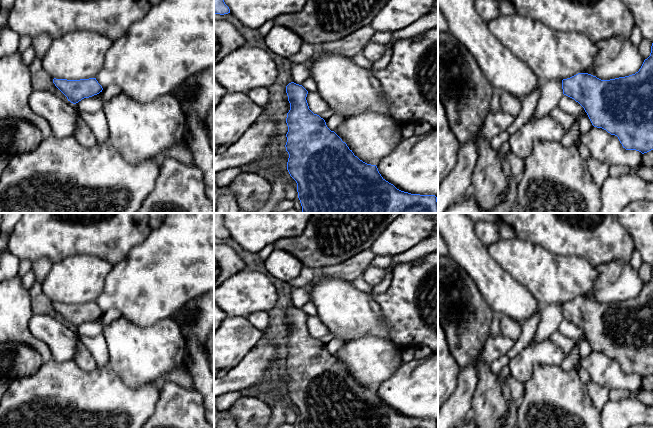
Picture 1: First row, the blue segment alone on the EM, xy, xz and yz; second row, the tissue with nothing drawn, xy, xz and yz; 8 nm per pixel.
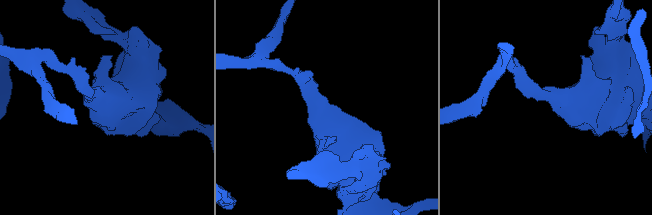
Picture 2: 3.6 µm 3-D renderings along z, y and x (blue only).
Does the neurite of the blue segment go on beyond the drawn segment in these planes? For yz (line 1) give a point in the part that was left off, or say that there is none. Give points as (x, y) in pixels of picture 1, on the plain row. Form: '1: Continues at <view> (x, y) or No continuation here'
1: Continues at yz (567, 328)

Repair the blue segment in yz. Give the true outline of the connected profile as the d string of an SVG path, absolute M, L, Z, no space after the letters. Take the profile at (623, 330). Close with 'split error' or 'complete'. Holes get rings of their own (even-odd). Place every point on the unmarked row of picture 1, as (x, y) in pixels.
M653 267L650 280L635 298L601 304L578 297L562 304L563 320L558 331L577 343L586 336L592 349L618 361L623 372L642 378L653 374Z | split error

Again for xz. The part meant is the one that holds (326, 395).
M294 306L286 310L290 327L286 347L287 394L297 407L301 428L438 428L435 419L411 418L386 405L376 389L363 386L308 330L308 315Z | complete

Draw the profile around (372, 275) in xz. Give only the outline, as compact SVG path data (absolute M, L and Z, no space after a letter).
M369 266L363 271L363 274L361 277L368 284L374 287L383 280L385 274L386 274L386 268Z

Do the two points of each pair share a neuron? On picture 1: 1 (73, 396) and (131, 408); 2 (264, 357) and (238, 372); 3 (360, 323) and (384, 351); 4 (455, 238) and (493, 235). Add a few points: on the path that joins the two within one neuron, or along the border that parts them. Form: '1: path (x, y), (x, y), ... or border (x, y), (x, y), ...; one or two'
1: path (87, 407), (117, 407); one
2: path (258, 363), (249, 372), (244, 372); one
3: border (391, 339), (373, 335), (362, 335), (347, 341); two
4: border (474, 223), (475, 234), (485, 246); two

